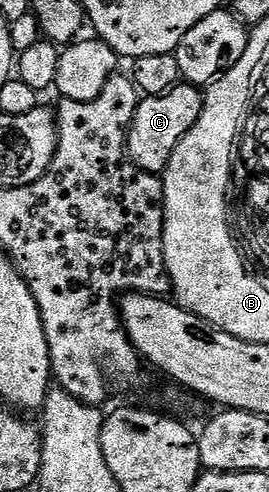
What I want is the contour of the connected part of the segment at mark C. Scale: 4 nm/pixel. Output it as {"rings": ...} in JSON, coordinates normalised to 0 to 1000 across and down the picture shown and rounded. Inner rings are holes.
{"rings":[[[662,173],[599,193],[535,195],[480,256],[465,305],[480,309],[483,327],[546,352],[599,356],[636,327],[636,311],[651,311],[651,295],[665,295],[725,246],[740,246],[758,211],[758,191],[717,173]]]}

